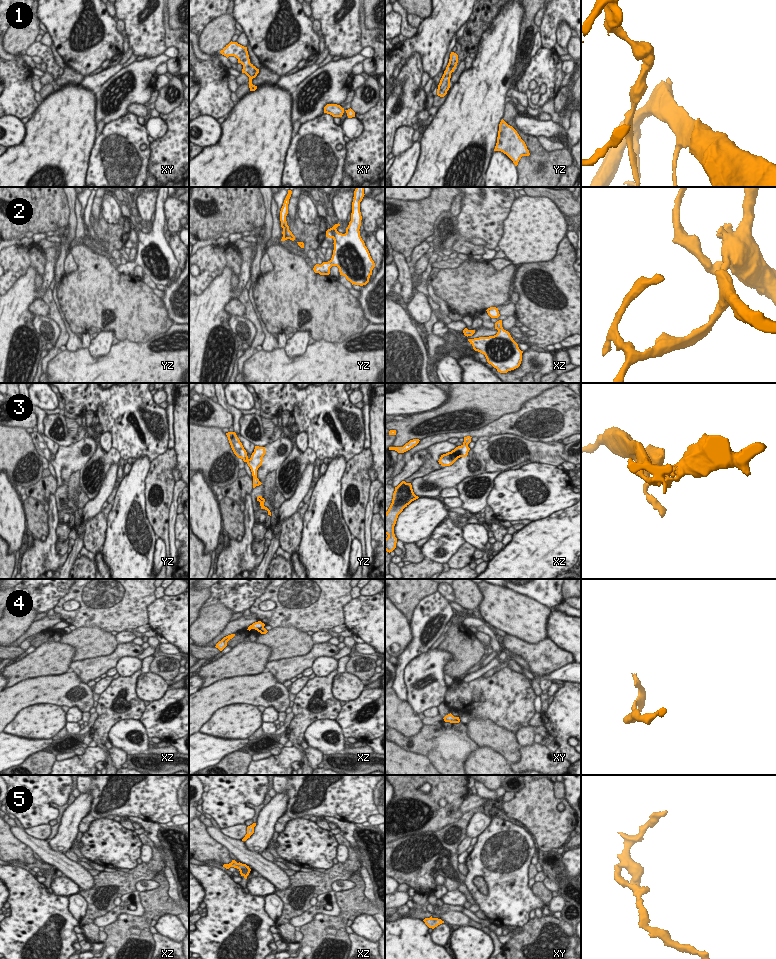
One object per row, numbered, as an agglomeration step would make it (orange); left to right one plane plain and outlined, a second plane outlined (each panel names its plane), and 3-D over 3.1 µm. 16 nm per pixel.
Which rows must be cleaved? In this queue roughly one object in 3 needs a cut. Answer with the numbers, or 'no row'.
4.

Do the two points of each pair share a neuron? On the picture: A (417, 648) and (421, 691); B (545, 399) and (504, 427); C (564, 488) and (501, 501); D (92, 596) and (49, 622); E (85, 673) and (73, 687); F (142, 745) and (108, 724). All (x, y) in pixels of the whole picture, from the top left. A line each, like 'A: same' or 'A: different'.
A: different
B: same
C: same
D: different
E: different
F: different

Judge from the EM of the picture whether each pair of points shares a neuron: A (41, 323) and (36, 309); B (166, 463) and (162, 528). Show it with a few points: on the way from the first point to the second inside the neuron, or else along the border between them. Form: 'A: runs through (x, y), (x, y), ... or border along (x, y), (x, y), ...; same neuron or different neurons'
A: border along (35, 314), (48, 316); different neurons
B: runs through (164, 479), (162, 512); same neuron

